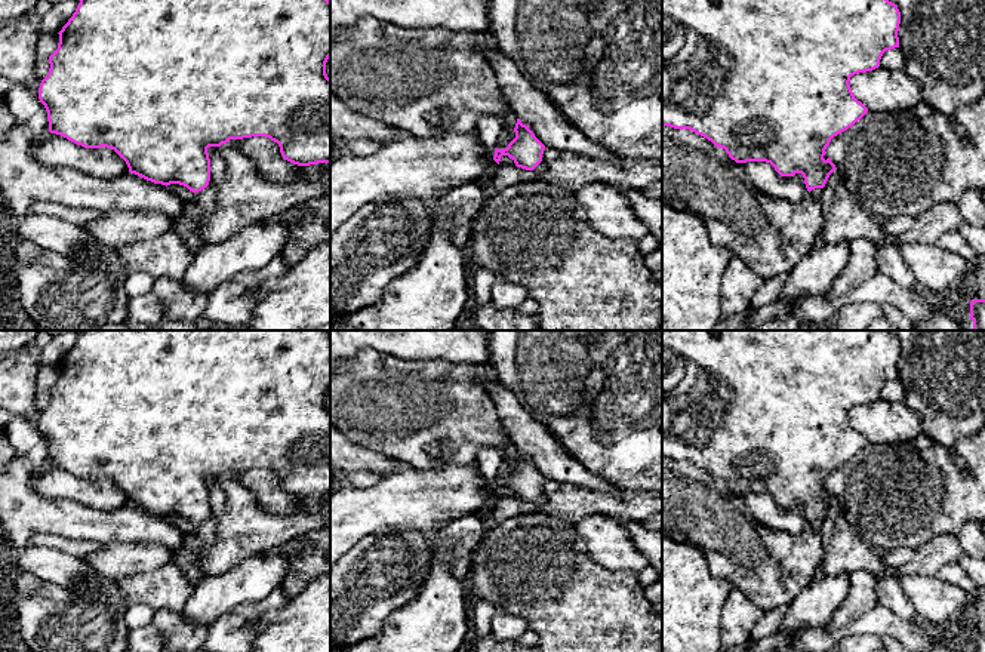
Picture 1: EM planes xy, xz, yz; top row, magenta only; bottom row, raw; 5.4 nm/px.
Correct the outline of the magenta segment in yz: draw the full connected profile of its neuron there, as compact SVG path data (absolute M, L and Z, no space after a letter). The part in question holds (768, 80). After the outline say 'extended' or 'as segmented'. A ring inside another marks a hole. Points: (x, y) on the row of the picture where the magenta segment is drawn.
M662 0L662 126L689 129L715 147L724 148L736 163L766 162L781 176L801 173L807 191L824 188L837 169L825 150L831 139L861 120L868 108L855 98L850 77L880 67L886 50L899 47L901 12L889 0Z; as segmented

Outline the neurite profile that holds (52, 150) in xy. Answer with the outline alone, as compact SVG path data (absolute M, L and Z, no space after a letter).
M44 133L33 148L41 166L68 167L101 179L114 179L129 172L126 162L111 148L84 148L56 133Z

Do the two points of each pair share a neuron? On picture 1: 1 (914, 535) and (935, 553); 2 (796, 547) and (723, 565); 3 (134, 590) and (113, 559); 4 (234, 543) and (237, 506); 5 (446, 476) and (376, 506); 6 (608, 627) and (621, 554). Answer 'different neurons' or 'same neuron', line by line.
1: different neurons
2: same neuron
3: different neurons
4: same neuron
5: same neuron
6: different neurons

